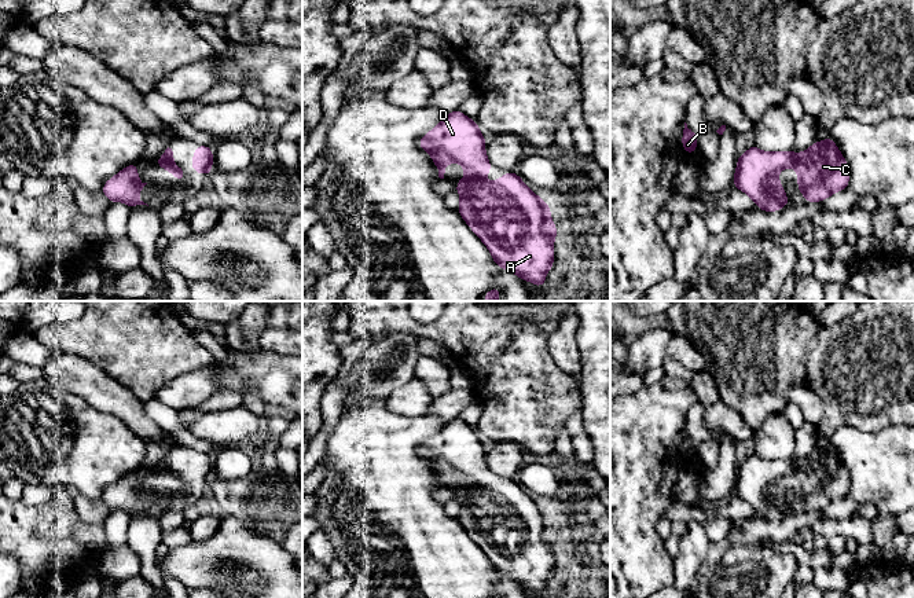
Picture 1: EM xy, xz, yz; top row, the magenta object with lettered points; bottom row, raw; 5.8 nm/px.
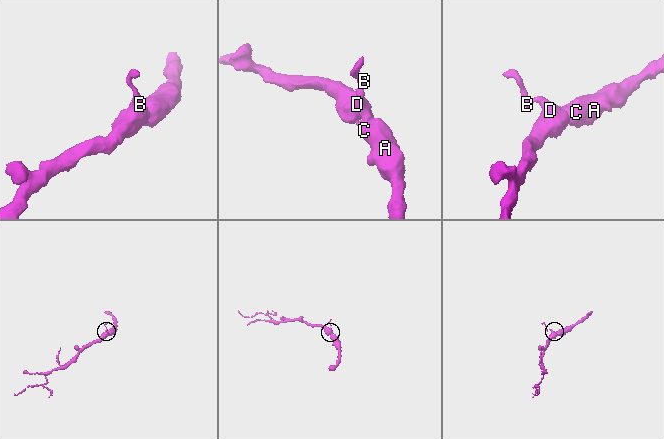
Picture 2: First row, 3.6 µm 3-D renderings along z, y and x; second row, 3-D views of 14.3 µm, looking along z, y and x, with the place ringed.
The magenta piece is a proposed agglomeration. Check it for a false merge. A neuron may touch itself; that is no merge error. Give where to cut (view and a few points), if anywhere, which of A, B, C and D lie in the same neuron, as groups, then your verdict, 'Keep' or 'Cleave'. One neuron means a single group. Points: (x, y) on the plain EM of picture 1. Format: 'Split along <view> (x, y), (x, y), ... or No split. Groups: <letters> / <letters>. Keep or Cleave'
No split. Groups: A B C D. Keep

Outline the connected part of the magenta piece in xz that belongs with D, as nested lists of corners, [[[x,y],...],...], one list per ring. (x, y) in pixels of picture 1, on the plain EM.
[[[454,418],[426,440],[418,454],[432,465],[440,487],[447,472],[463,474],[466,484],[455,495],[460,503],[456,518],[487,554],[496,575],[544,595],[554,572],[554,547],[559,542],[550,513],[517,480],[509,478],[498,489],[482,488],[492,472],[476,428]]]

